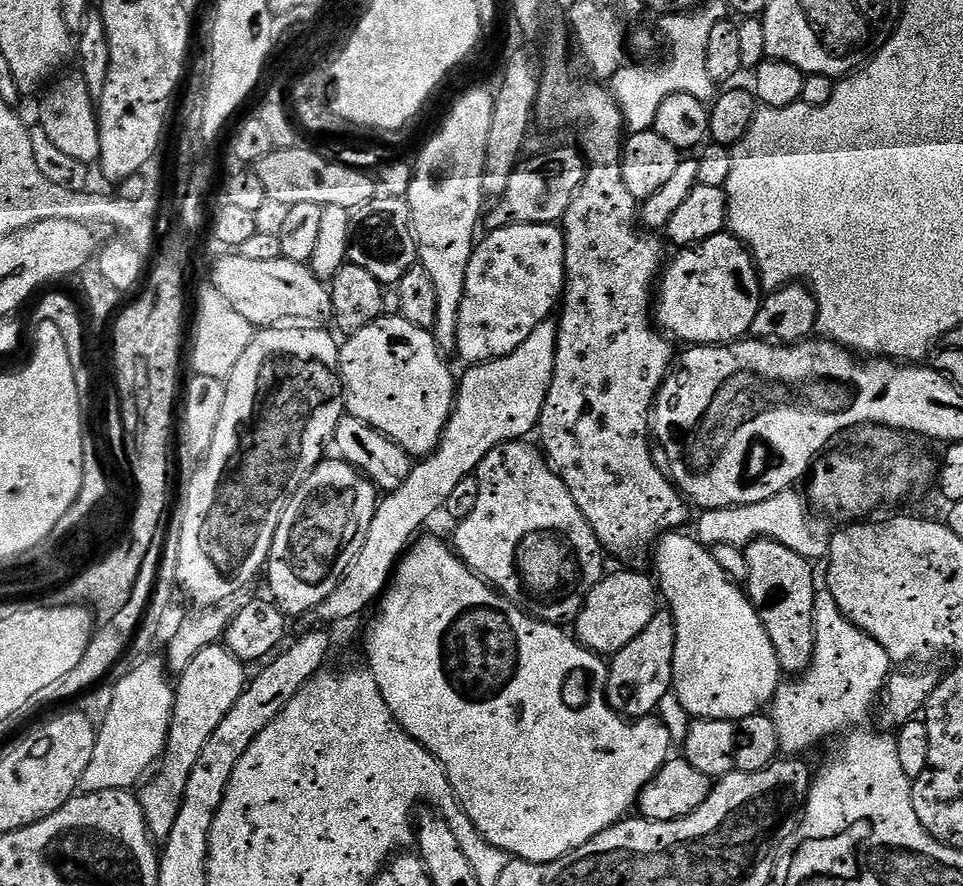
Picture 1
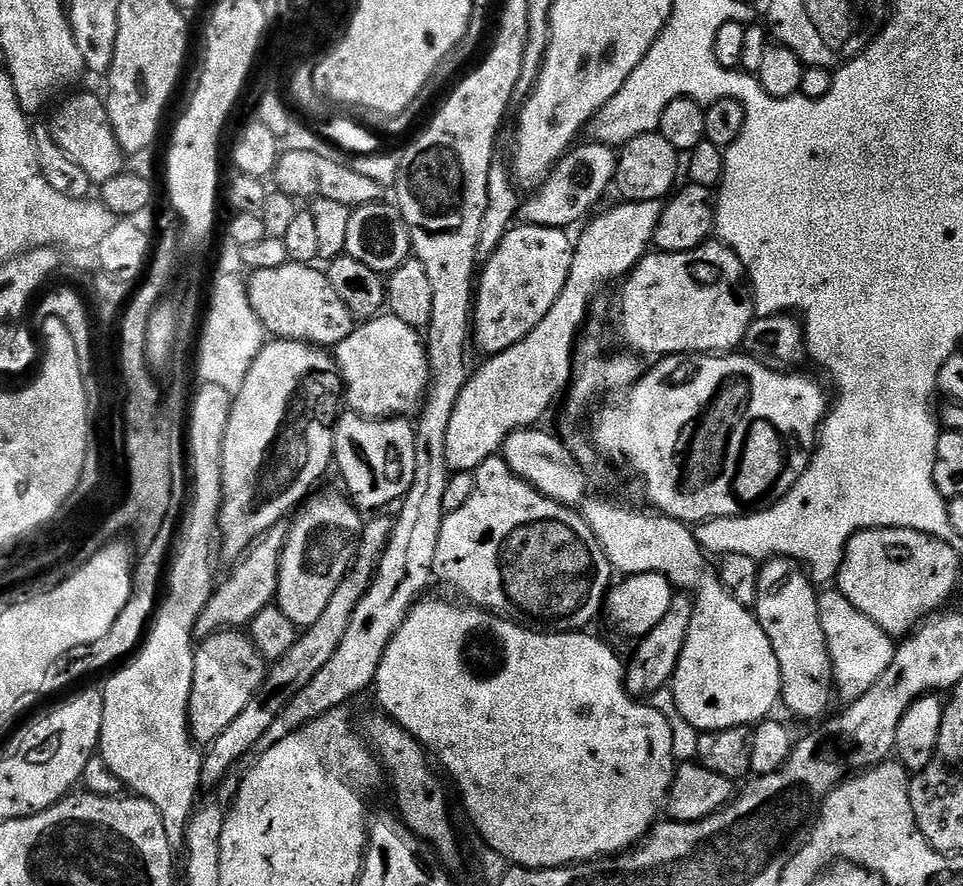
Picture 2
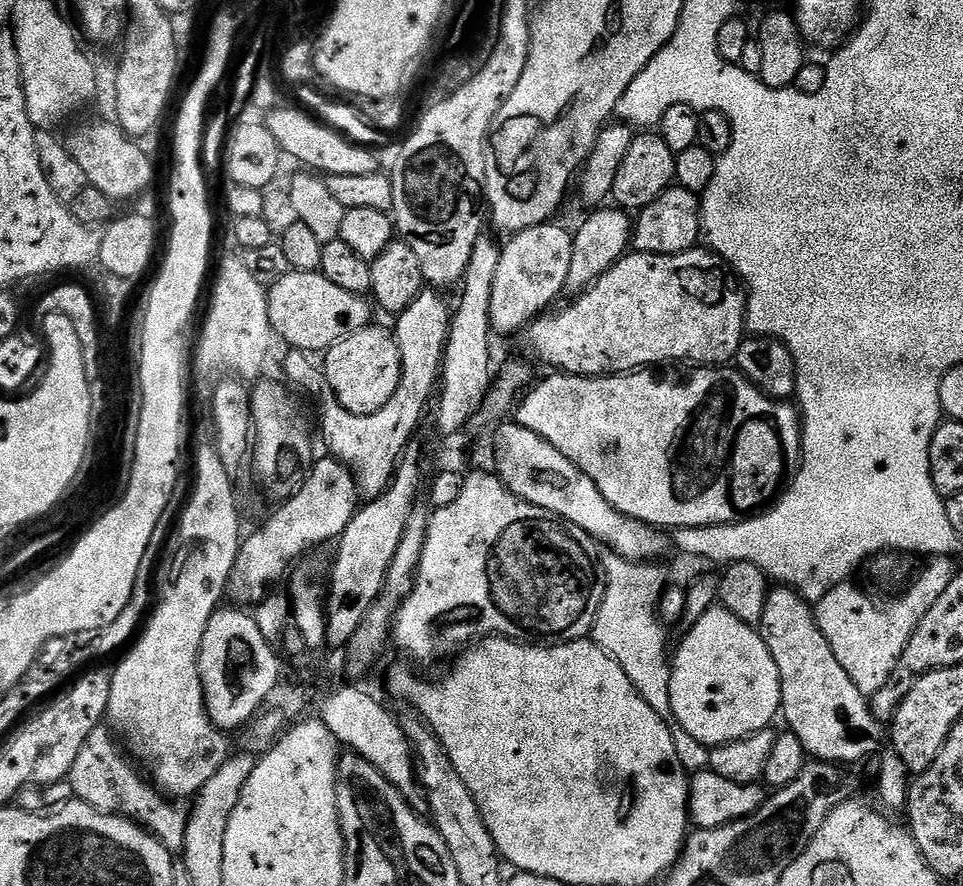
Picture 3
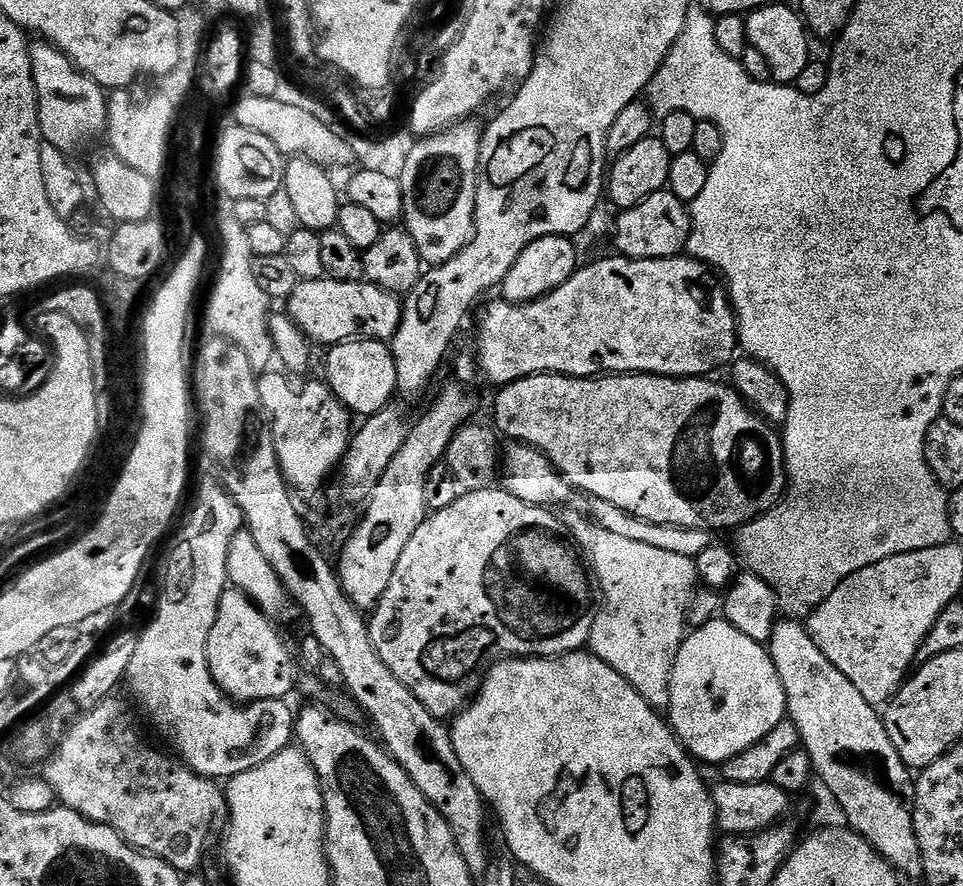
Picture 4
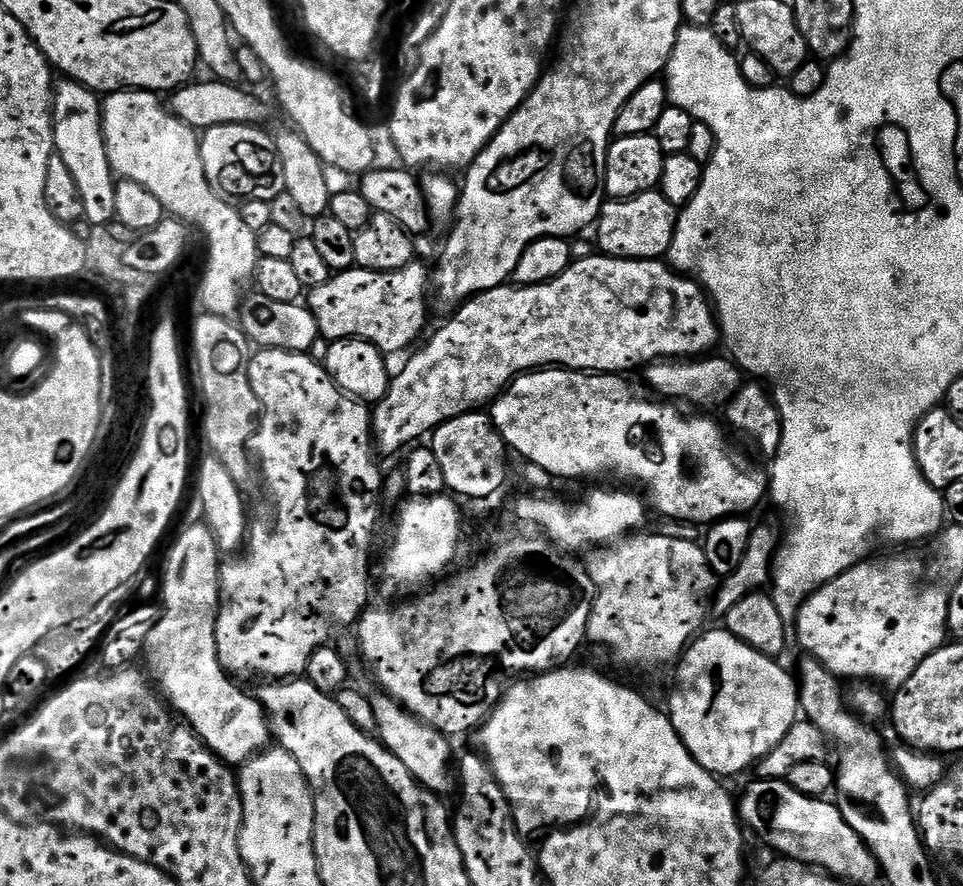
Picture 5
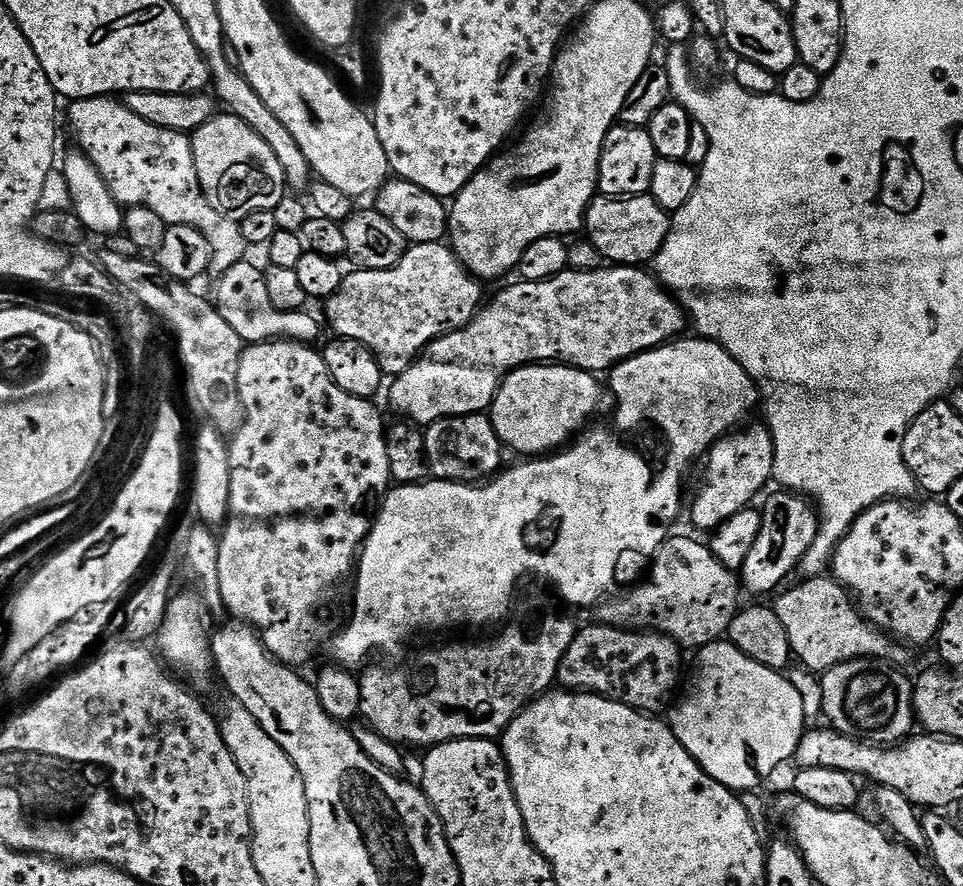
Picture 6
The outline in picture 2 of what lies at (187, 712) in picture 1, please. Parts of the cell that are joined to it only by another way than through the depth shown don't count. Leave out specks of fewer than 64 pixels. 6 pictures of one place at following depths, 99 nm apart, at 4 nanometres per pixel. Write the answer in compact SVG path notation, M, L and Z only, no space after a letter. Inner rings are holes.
M240 630L215 632L213 636L199 641L195 653L194 678L188 707L188 731L191 732L192 739L197 745L207 746L214 738L218 738L218 734L222 734L222 730L226 730L226 726L230 726L230 722L234 722L234 718L238 718L238 714L242 714L246 702L254 698L266 675L266 661L258 654L251 635Z

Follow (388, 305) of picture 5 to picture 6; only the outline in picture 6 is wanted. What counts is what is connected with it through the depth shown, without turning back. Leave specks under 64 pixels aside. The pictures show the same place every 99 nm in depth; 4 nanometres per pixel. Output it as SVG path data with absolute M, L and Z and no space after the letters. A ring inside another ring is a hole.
M447 243L413 244L392 268L370 270L360 268L345 275L342 286L326 301L328 324L337 337L362 342L376 356L381 372L389 377L400 376L423 353L432 341L446 332L467 326L482 307L481 281L460 263Z

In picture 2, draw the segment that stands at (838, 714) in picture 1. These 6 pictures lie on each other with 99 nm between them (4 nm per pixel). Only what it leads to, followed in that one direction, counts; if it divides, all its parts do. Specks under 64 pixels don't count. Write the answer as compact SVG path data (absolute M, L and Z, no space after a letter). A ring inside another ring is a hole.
M838 590L821 591L819 597L818 614L822 618L822 634L826 634L828 643L834 688L839 695L841 692L845 696L845 701L851 702L866 694L866 690L870 690L870 686L874 686L874 682L878 682L878 678L886 674L886 666L890 666L896 653L896 644L893 637L885 634L882 626L874 626L874 622L870 622L870 618L866 618L866 614L862 614L862 610L857 610L850 603L850 598L846 598Z

